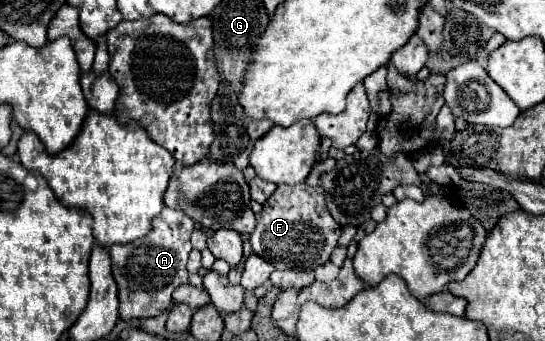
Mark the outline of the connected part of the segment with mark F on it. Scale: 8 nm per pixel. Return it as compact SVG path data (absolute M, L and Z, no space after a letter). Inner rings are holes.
M306 182L296 186L280 184L262 206L256 220L258 224L250 234L250 244L260 258L268 260L278 270L316 270L320 264L330 260L342 230L326 210L324 190L320 186L312 188Z

